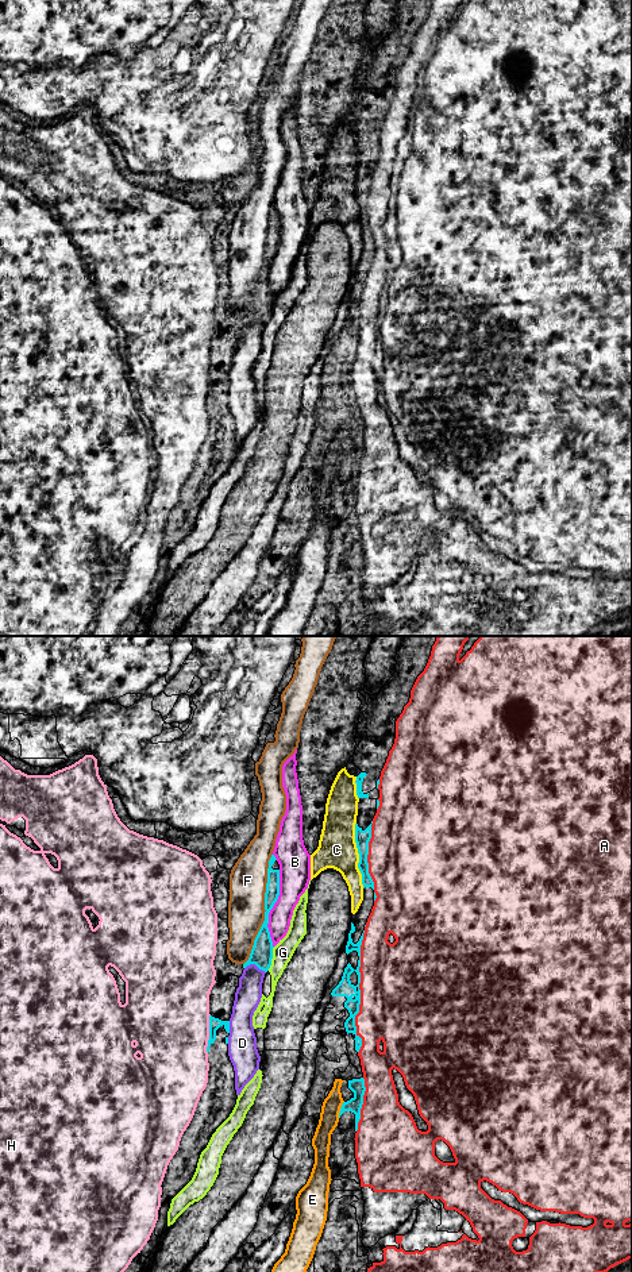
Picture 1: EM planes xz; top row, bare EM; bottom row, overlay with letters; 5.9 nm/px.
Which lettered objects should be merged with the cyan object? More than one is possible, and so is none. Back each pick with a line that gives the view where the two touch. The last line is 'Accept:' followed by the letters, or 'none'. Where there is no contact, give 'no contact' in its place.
Accept: none

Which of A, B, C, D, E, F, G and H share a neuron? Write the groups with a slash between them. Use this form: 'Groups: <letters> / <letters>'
Groups: A / B / C G / D / E / F / H

